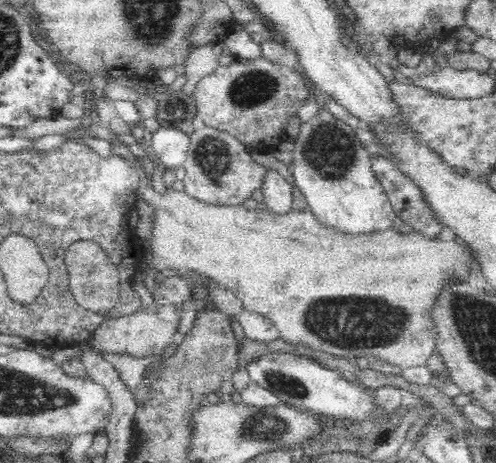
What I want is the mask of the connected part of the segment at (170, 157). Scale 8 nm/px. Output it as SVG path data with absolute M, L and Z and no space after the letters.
M164 126L148 134L147 144L150 154L157 156L167 169L176 170L187 159L190 137L180 127Z

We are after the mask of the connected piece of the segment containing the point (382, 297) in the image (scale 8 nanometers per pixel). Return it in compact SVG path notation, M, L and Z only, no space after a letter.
M152 187L146 188L144 200L154 208L152 238L147 242L152 254L150 260L145 257L148 268L141 272L144 285L148 276L154 278L158 273L167 274L179 270L194 271L204 277L212 278L218 286L236 294L243 302L246 311L266 316L275 325L275 328L286 342L290 342L293 346L299 343L306 348L310 348L313 354L329 358L330 356L332 358L348 358L348 356L356 358L358 356L358 358L366 358L368 362L372 360L372 362L391 363L402 369L426 365L431 354L434 354L438 340L438 329L434 325L431 311L436 304L436 298L447 286L454 283L467 284L468 277L458 276L456 266L464 266L464 270L469 270L470 264L474 264L474 261L478 263L478 259L474 257L474 251L470 249L470 245L464 243L464 240L460 240L459 236L455 236L454 239L440 240L438 236L426 236L414 230L404 234L394 230L394 228L358 235L342 233L332 227L322 225L310 210L305 212L292 210L287 214L276 214L264 206L255 210L247 210L243 205L214 205L190 197L185 190L173 190L173 188L170 188L168 192L164 192L164 194L155 192Z

